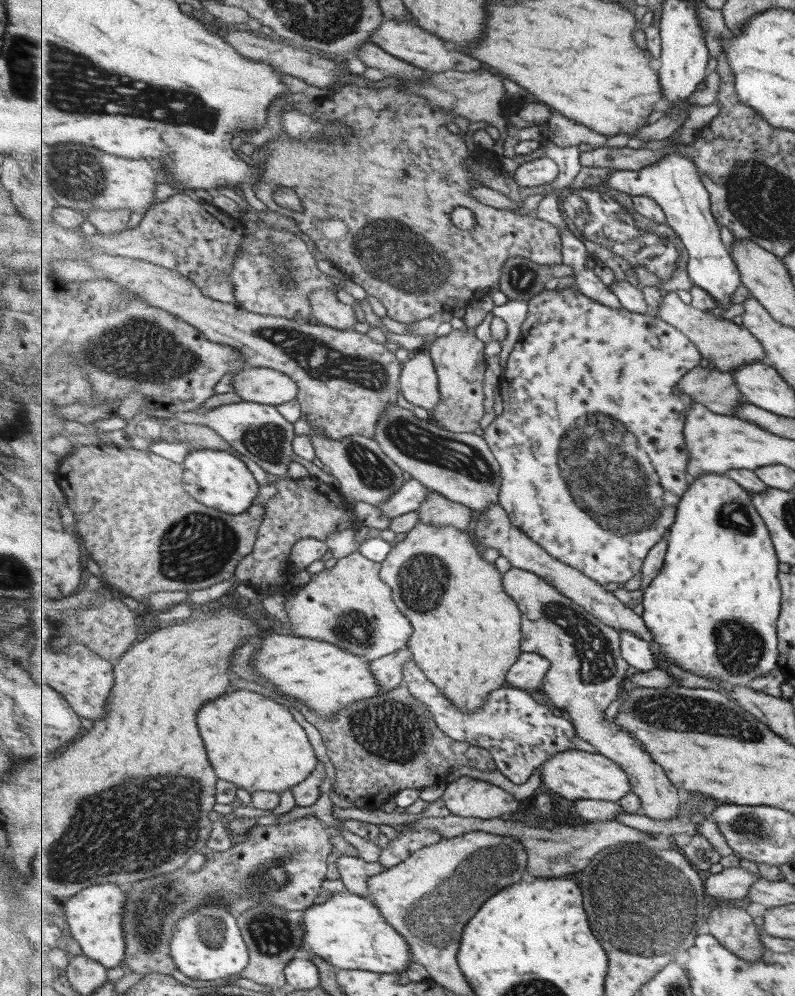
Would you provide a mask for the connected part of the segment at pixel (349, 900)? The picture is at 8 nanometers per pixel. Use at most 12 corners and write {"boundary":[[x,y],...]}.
{"boundary":[[369,897],[306,910],[302,947],[337,969],[399,974],[406,937]]}

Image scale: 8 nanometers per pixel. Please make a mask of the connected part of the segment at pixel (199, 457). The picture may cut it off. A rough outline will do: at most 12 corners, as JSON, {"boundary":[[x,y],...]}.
{"boundary":[[218,447],[185,458],[187,492],[238,515],[259,484],[241,458]]}

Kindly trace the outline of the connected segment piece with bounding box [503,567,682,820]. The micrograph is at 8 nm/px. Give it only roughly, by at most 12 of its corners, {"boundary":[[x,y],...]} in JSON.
{"boundary":[[510,568],[522,652],[578,737],[618,762],[655,820],[679,790],[603,712],[625,689],[621,632],[538,573]]}

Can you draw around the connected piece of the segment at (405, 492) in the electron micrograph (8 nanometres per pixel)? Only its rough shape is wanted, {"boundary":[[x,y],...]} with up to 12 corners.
{"boundary":[[406,482],[378,508],[390,519],[417,511],[431,488]]}

